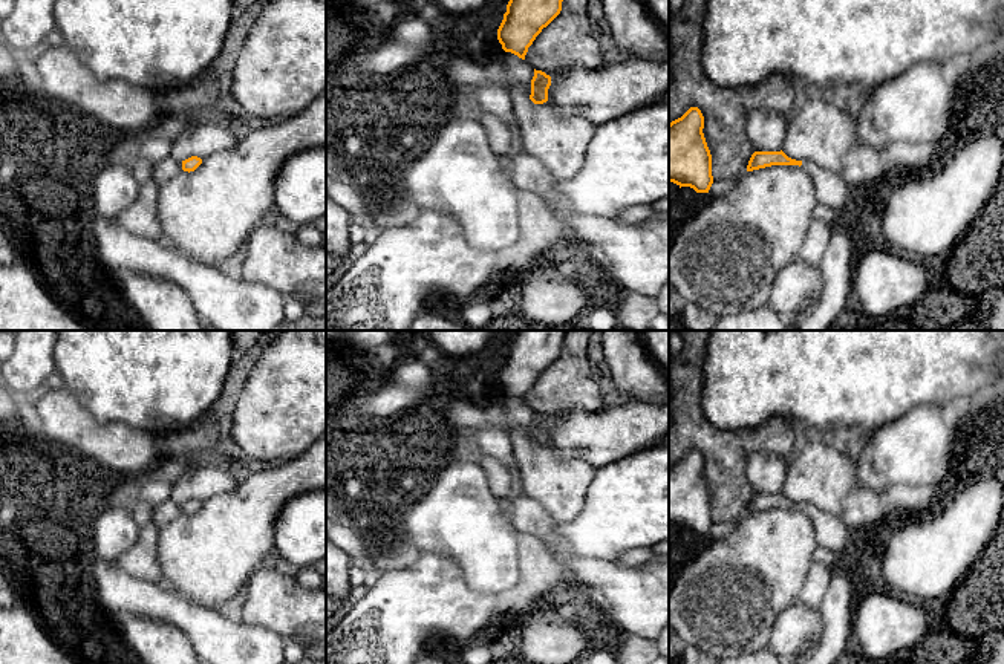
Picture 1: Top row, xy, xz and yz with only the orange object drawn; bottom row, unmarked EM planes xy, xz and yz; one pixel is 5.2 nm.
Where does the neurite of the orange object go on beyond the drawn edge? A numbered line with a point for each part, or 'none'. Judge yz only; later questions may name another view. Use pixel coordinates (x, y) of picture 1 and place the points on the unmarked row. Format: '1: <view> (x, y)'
none

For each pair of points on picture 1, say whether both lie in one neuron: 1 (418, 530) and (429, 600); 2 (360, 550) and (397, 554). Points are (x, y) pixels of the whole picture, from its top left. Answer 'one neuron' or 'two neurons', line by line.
1: two neurons
2: one neuron

